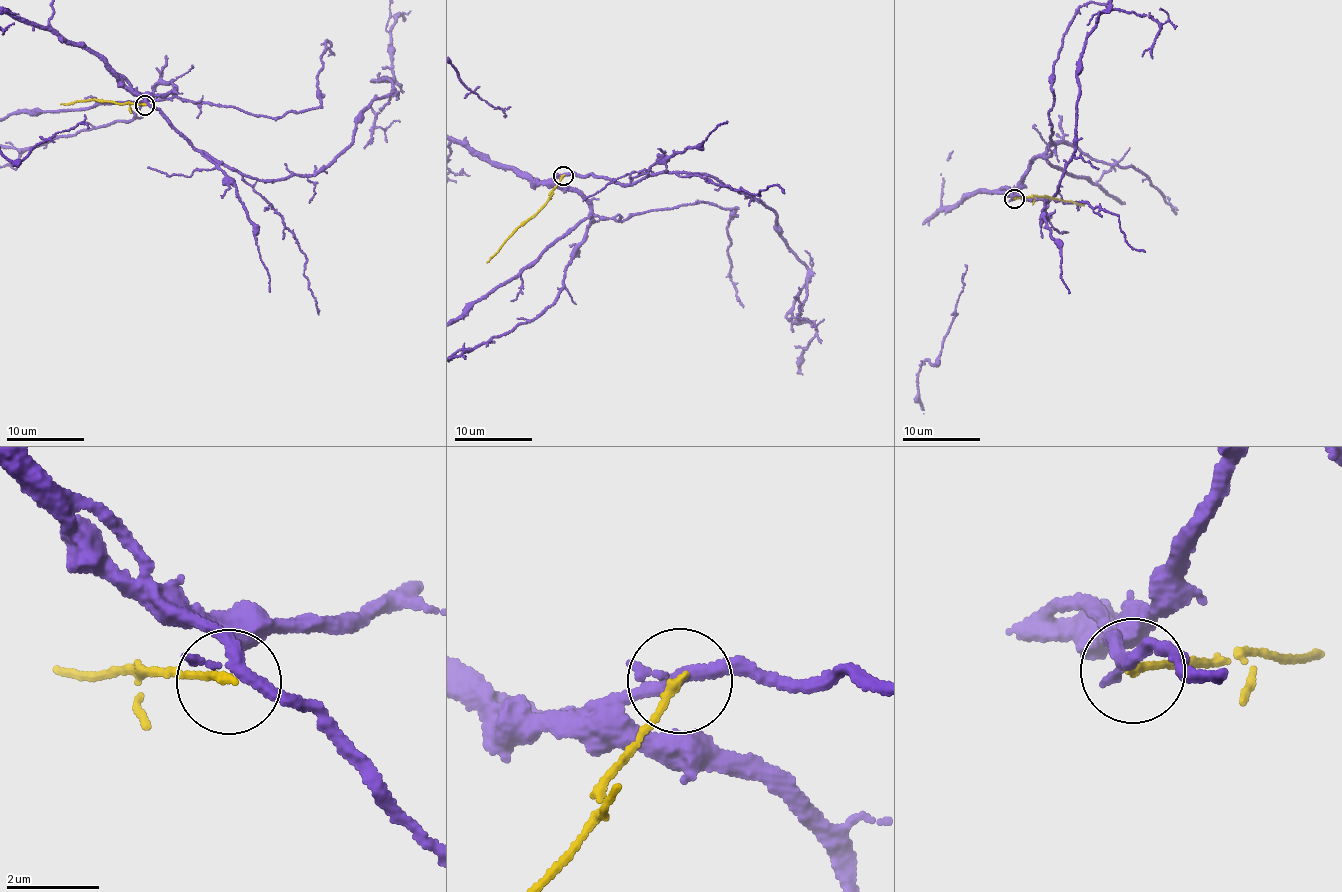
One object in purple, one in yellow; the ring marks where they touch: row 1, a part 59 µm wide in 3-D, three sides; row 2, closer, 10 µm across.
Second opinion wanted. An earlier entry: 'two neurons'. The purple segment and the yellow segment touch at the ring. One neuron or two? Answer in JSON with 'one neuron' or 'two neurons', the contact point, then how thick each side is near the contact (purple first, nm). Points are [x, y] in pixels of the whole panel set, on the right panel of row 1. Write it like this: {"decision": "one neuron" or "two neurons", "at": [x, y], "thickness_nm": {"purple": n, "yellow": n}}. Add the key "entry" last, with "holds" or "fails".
{"decision": "two neurons", "at": [1014, 199], "thickness_nm": {"purple": 280, "yellow": 170}, "entry": "holds"}

